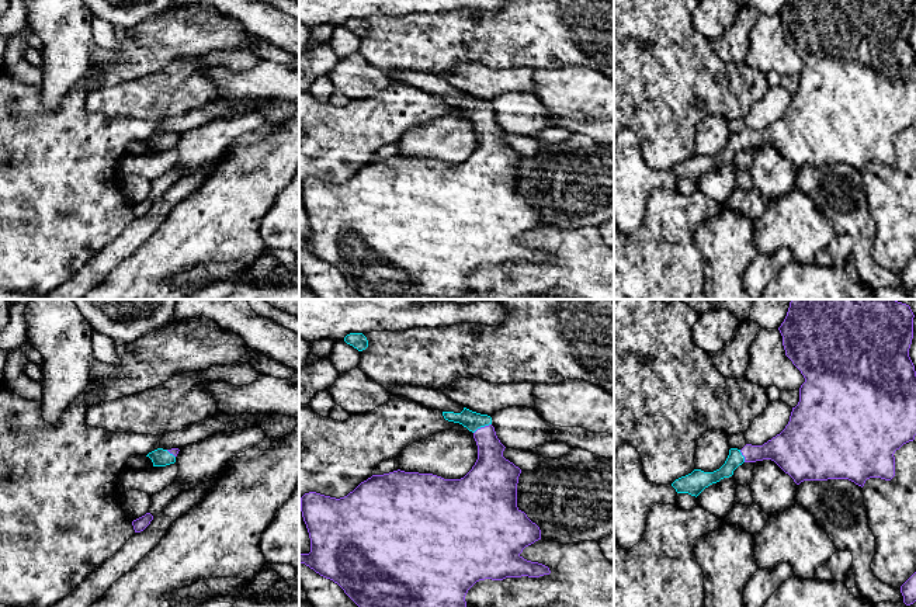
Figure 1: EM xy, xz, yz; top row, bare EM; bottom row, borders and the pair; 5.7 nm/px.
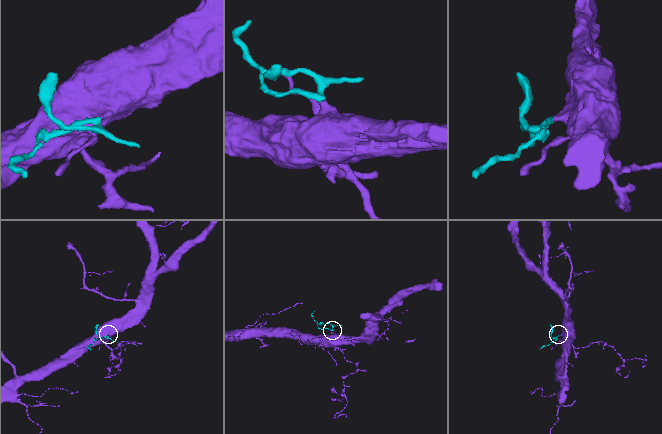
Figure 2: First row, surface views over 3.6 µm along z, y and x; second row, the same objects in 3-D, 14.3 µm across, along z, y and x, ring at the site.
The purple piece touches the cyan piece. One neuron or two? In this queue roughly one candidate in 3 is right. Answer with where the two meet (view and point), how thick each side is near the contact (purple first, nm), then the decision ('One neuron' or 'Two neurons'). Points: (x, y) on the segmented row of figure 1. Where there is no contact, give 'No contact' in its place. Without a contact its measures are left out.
Touches purple at xz (482, 427). Thickness 200 nm (purple) against 110 nm. One neuron

